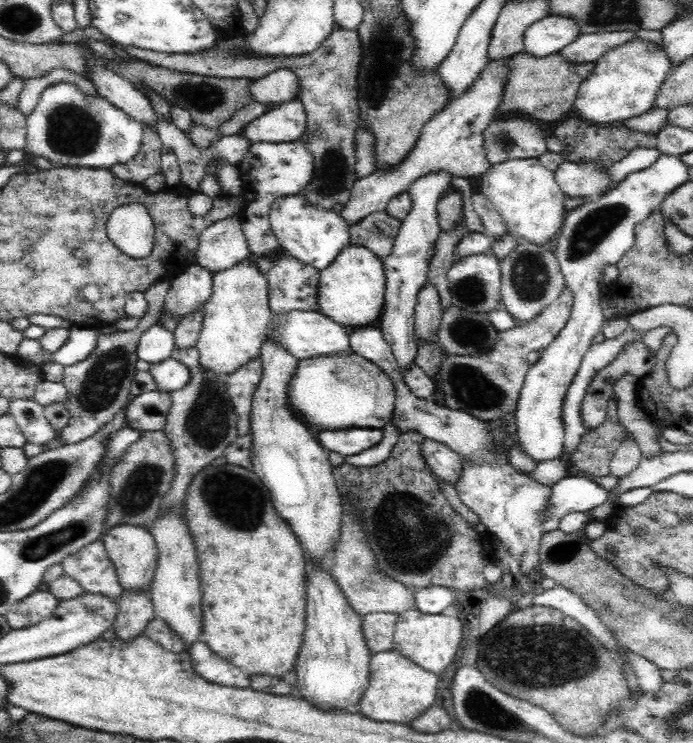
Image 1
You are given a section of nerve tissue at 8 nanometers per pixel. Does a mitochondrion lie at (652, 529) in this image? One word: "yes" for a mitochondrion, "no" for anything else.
no

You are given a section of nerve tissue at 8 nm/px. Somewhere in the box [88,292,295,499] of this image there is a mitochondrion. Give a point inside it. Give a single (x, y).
(208, 423)

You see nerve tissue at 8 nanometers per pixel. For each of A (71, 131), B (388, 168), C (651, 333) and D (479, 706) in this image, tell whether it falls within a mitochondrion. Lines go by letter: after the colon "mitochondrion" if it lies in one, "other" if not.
A: mitochondrion
B: other
C: other
D: mitochondrion

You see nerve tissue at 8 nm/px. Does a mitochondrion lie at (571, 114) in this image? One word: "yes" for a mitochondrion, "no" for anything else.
no

